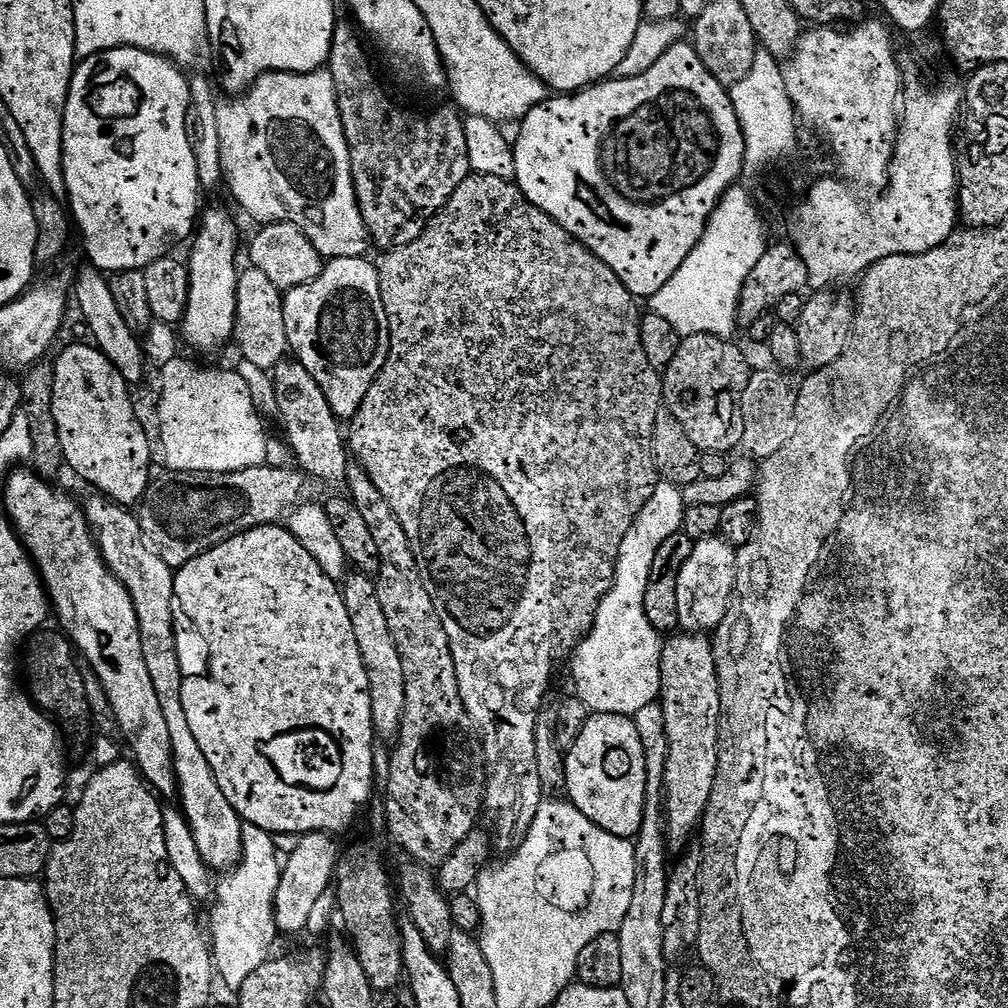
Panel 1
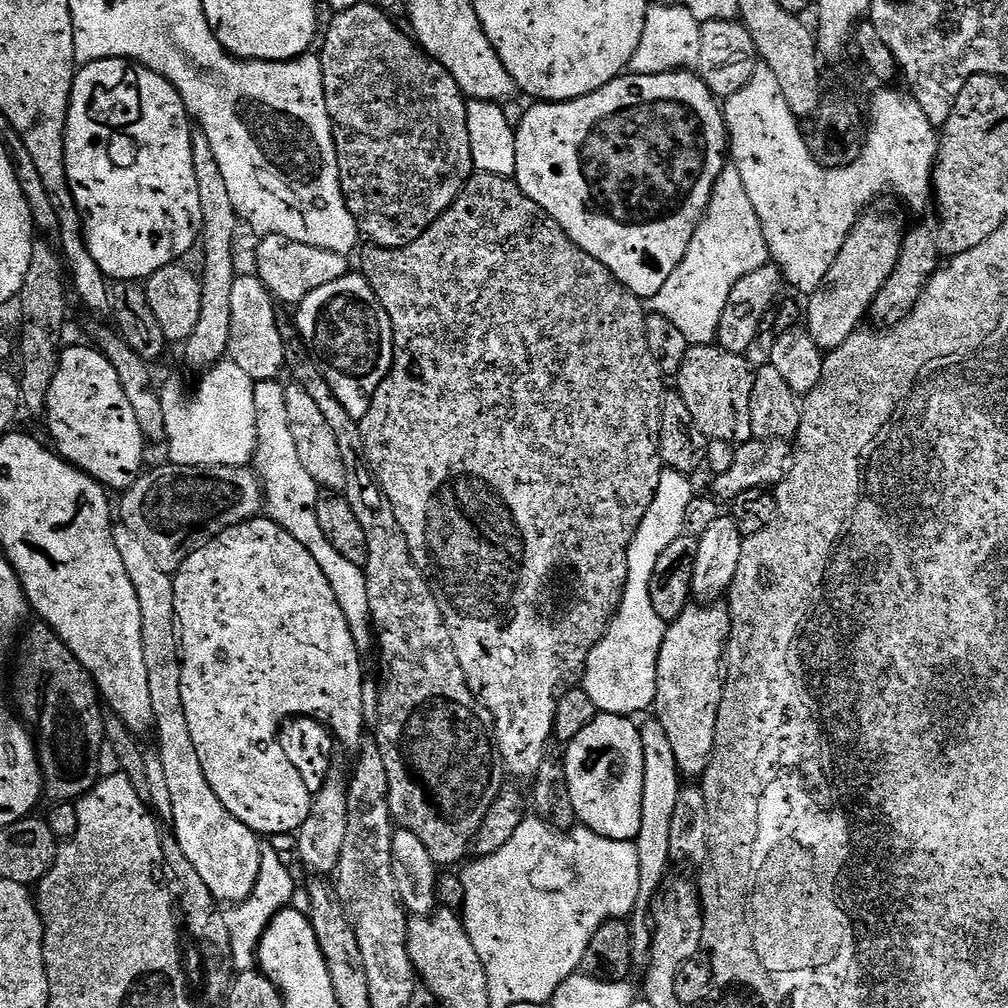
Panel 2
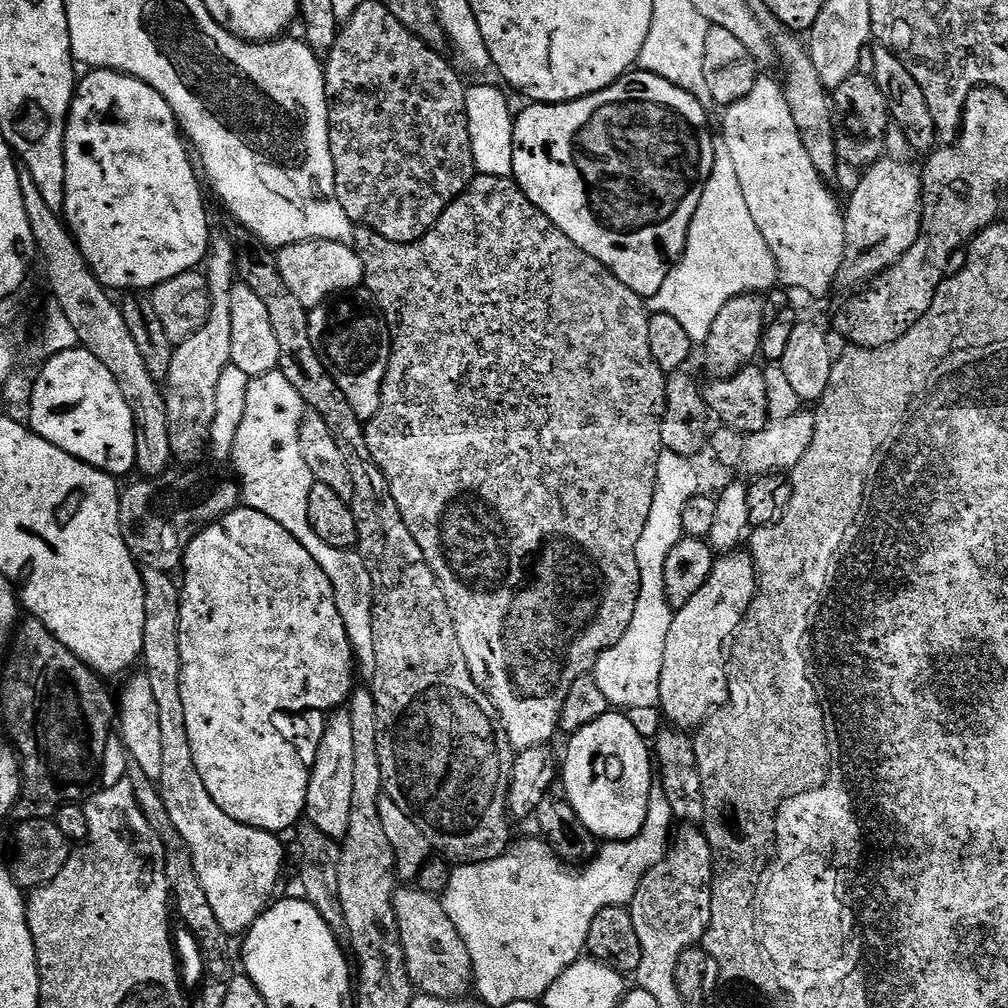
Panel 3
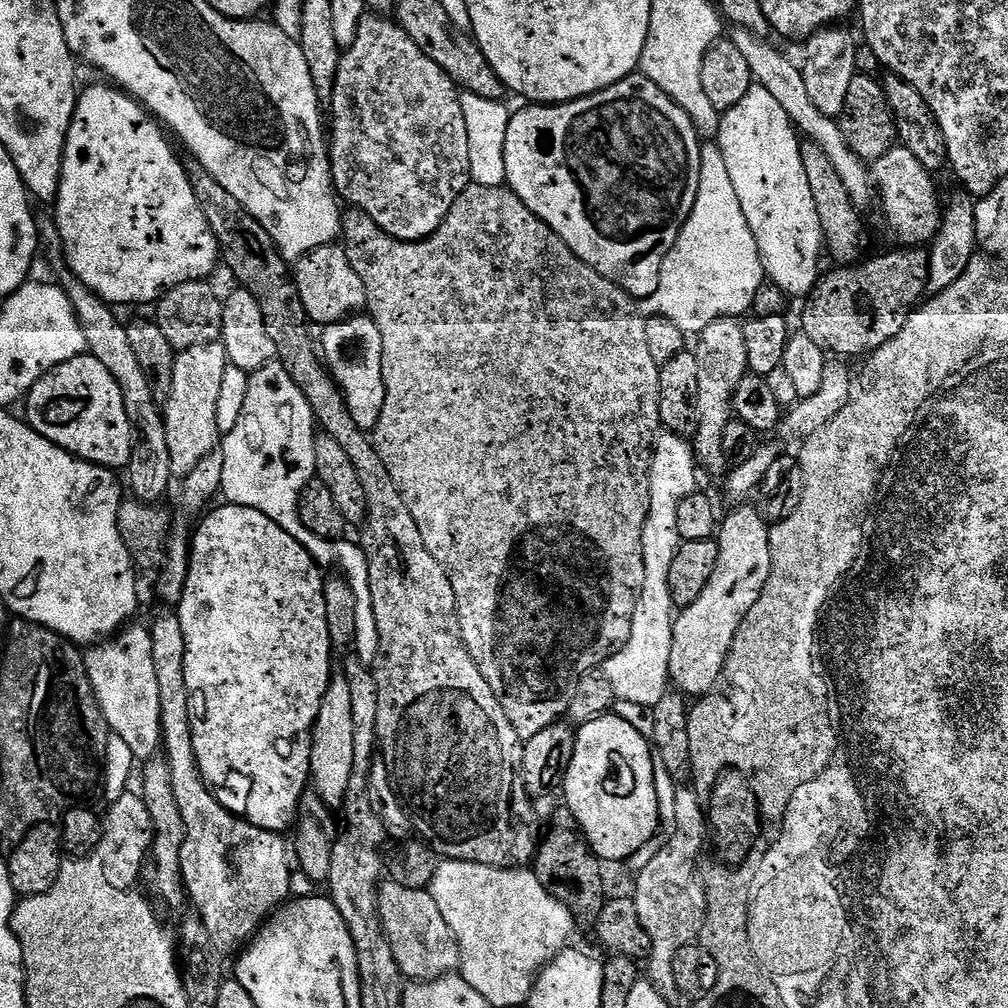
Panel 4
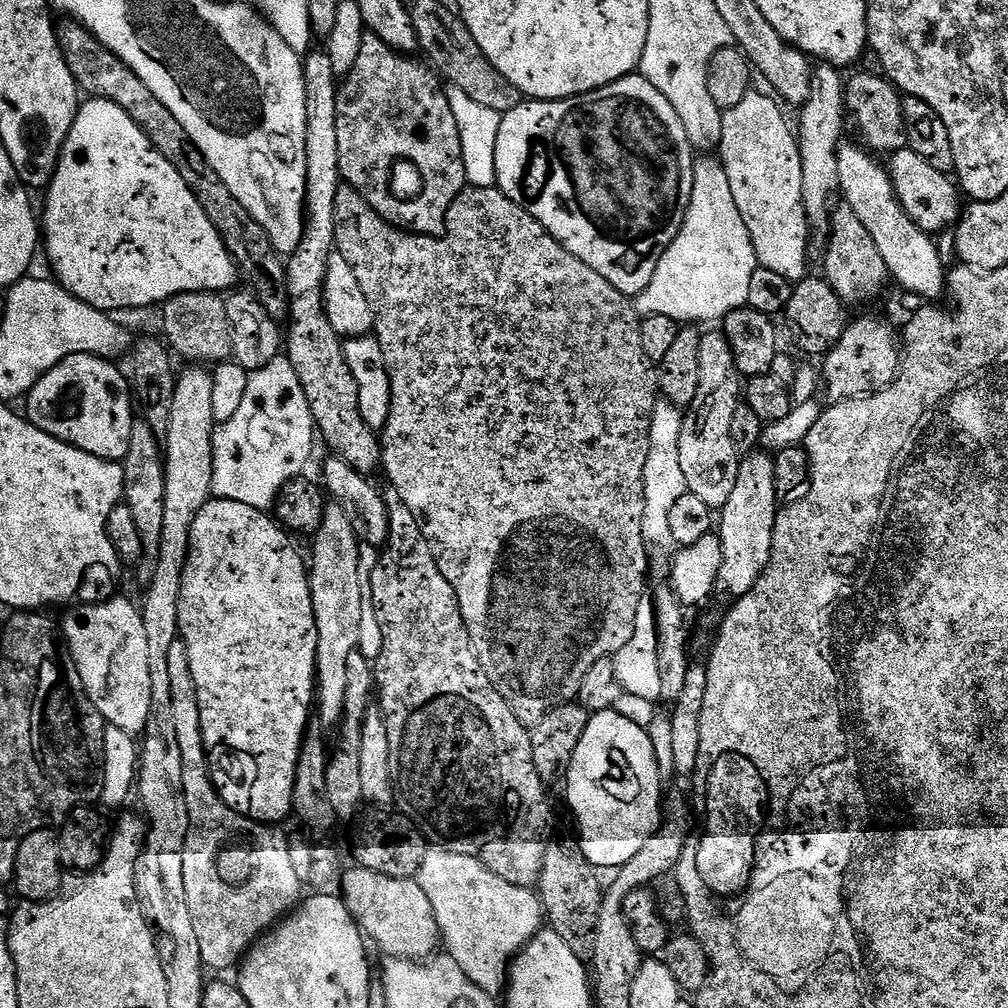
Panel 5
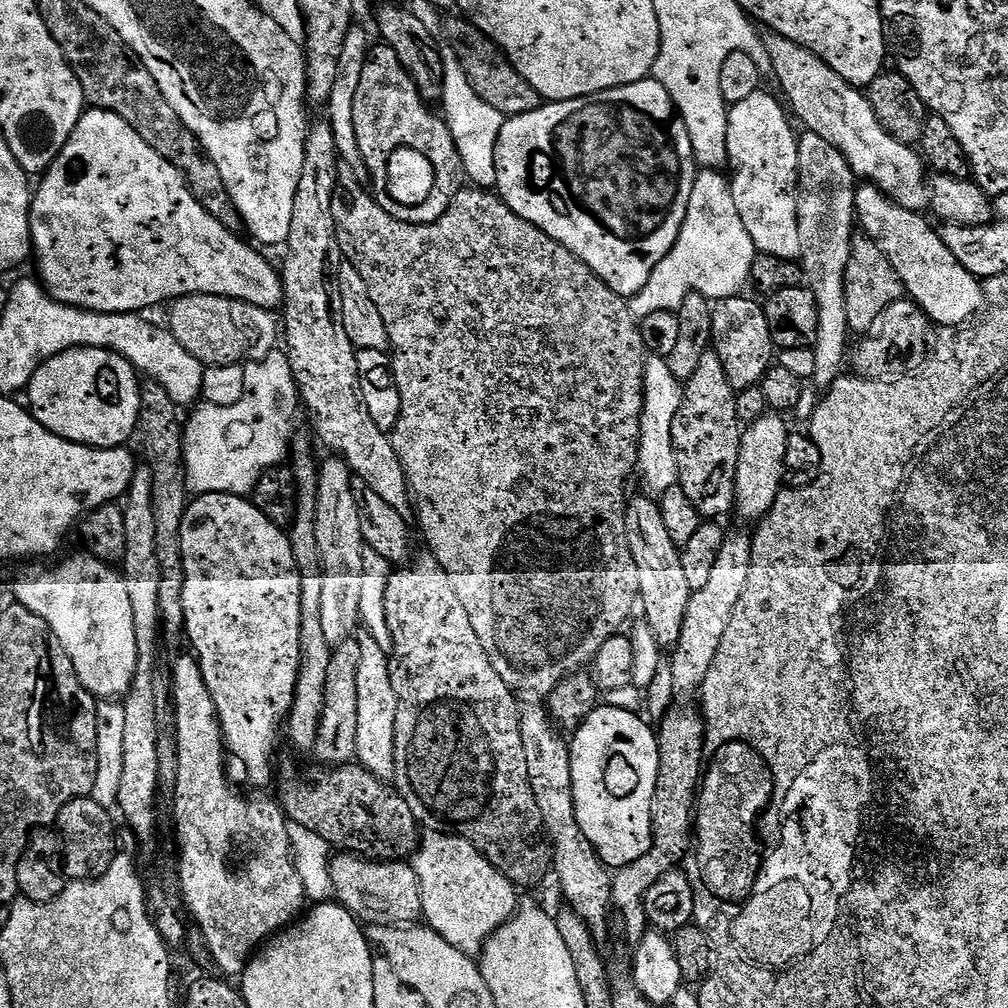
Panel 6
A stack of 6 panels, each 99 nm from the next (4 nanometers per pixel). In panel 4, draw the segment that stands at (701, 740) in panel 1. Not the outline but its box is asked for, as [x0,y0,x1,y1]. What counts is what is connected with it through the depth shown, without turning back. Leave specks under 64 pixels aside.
[669,502,772,698]

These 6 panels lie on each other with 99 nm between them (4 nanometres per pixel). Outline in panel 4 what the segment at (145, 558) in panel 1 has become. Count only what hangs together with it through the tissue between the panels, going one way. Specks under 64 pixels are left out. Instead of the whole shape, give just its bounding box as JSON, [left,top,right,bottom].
[150,610,292,954]

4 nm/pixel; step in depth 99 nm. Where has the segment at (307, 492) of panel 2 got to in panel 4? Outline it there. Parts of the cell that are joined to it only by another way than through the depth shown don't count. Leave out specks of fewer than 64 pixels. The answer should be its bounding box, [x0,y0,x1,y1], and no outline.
[220,362,378,666]

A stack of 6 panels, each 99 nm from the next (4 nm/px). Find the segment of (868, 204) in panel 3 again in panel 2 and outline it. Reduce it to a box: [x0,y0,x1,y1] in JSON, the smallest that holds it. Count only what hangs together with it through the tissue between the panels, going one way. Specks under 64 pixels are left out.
[806,210,906,350]

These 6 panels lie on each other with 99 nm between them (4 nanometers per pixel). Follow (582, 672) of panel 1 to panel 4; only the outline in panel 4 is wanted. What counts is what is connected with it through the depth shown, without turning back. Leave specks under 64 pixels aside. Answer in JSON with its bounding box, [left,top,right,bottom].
[602,430,698,707]

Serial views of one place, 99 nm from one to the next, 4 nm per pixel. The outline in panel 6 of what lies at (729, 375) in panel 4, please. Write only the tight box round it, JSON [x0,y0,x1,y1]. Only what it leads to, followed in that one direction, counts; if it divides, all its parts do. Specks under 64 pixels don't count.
[674,350,742,518]

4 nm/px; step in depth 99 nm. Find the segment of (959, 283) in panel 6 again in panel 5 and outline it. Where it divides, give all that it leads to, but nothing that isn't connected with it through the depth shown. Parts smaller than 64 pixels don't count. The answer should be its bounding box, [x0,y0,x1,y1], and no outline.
[839,143,947,302]

